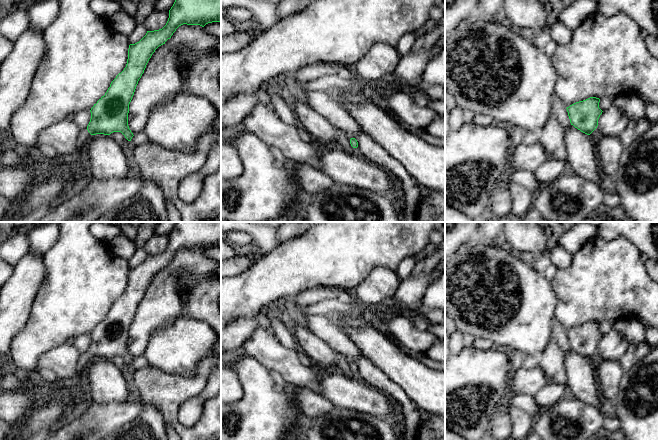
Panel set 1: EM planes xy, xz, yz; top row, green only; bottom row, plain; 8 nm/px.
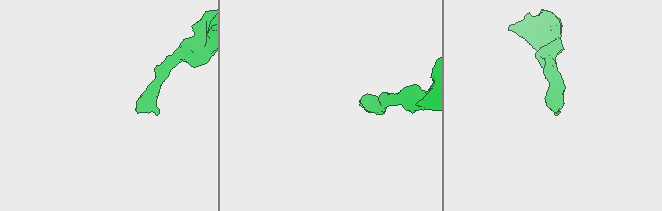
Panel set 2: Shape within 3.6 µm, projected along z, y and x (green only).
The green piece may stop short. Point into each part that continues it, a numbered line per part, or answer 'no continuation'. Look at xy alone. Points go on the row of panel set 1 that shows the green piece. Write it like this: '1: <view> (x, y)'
1: xy (84, 135)

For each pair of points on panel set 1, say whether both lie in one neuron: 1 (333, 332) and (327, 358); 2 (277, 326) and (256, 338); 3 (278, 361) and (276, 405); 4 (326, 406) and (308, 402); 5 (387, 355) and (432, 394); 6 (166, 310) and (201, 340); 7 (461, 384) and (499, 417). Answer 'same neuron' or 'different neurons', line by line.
1: different neurons
2: different neurons
3: different neurons
4: same neuron
5: same neuron
6: different neurons
7: different neurons

